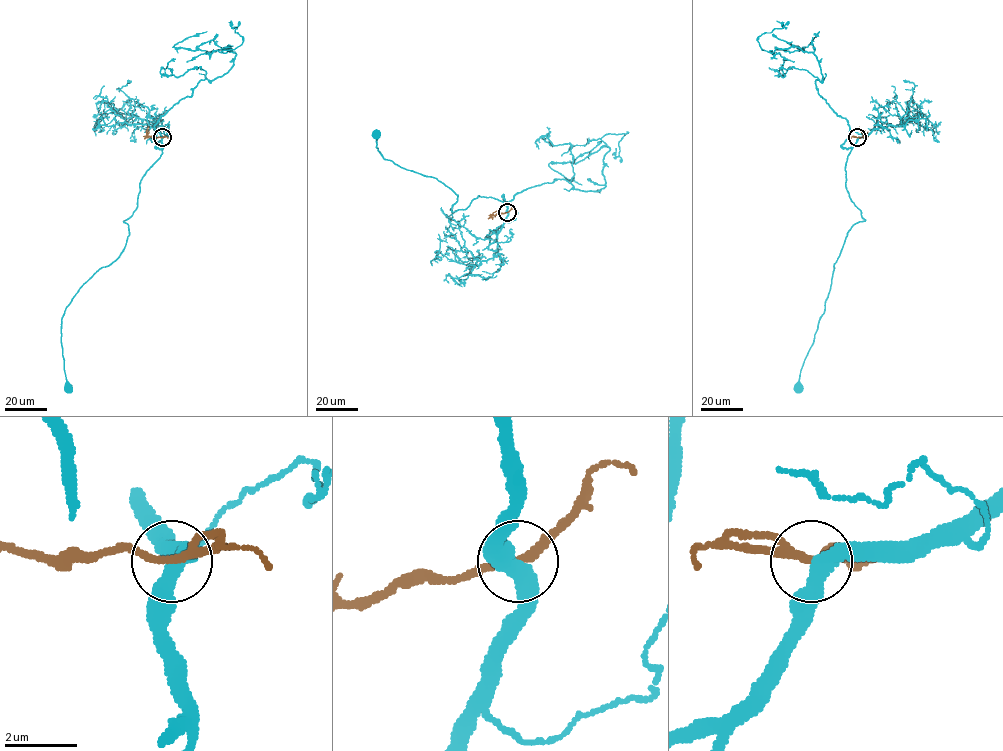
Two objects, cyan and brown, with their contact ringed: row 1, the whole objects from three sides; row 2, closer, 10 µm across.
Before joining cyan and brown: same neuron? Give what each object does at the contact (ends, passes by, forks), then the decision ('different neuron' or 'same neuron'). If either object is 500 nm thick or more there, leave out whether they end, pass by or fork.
cyan passes by; brown passes by; same neuron

